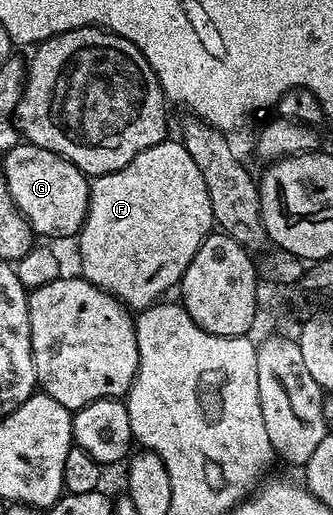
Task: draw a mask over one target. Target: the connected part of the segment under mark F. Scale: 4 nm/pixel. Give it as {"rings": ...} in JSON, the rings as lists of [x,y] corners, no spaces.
{"rings":[[[163,140],[157,143],[156,146],[141,151],[127,166],[121,167],[121,171],[113,171],[94,178],[90,182],[91,190],[89,191],[87,214],[83,220],[83,226],[77,234],[77,242],[79,241],[79,265],[83,268],[81,270],[83,280],[93,283],[101,291],[113,295],[121,304],[126,305],[132,311],[148,309],[149,306],[156,304],[164,295],[170,294],[167,292],[170,289],[172,292],[179,282],[182,281],[185,271],[189,267],[189,263],[193,263],[193,255],[197,255],[201,243],[205,243],[207,236],[216,228],[213,207],[209,203],[209,187],[205,187],[205,179],[201,175],[200,169],[197,168],[197,163],[193,163],[193,155],[189,155],[189,151],[183,146],[182,140],[174,140]]]}

